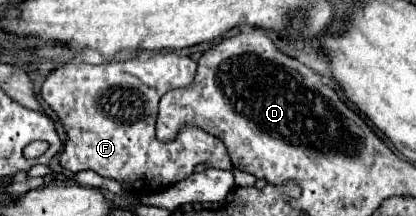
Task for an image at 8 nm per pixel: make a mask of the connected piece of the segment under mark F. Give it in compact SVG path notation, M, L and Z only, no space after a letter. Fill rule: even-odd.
M174 52L168 54L168 84L166 80L156 80L156 88L122 70L120 62L114 60L98 66L70 62L56 68L44 80L40 94L44 102L58 114L64 132L68 134L64 152L60 154L60 166L74 174L82 170L94 170L104 178L128 182L126 188L136 196L156 194L186 180L196 172L198 164L230 170L232 162L220 138L214 138L194 126L182 130L174 142L162 144L156 140L158 102L162 94L174 88L190 86L194 74L196 62ZM104 94L110 94L110 110L106 110L102 104Z

